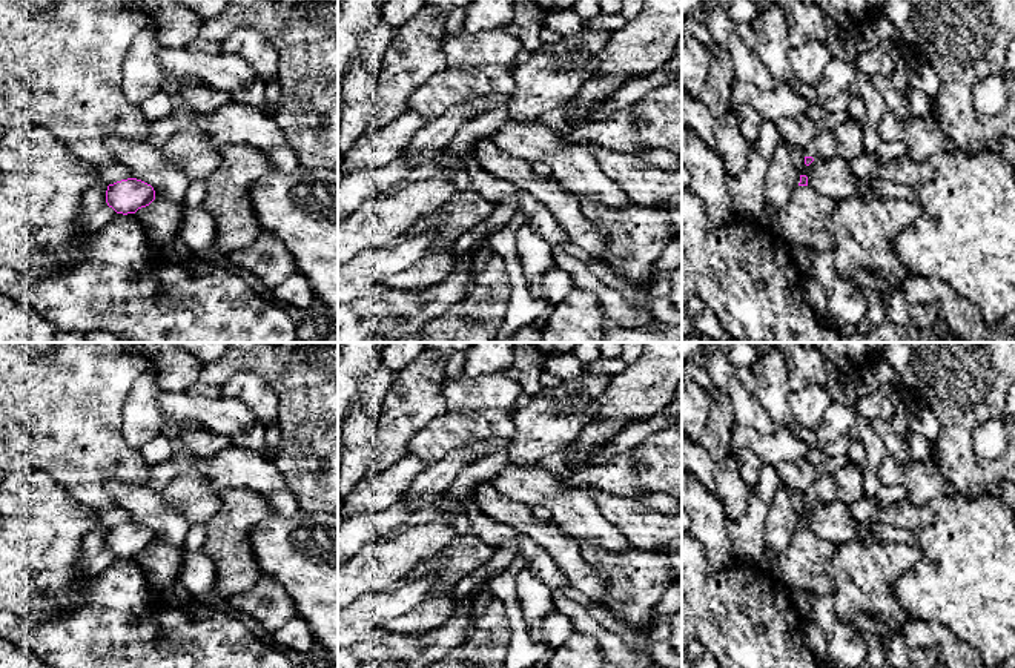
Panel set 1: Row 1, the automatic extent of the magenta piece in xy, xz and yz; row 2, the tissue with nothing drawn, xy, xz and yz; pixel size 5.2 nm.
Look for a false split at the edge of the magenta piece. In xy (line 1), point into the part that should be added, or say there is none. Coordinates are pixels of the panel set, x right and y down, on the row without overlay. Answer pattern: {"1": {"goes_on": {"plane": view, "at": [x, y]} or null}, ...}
{"1": {"goes_on": null}}

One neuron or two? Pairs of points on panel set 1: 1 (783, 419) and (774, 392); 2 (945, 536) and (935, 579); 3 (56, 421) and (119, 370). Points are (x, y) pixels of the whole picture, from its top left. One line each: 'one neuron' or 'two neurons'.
1: one neuron
2: one neuron
3: one neuron

